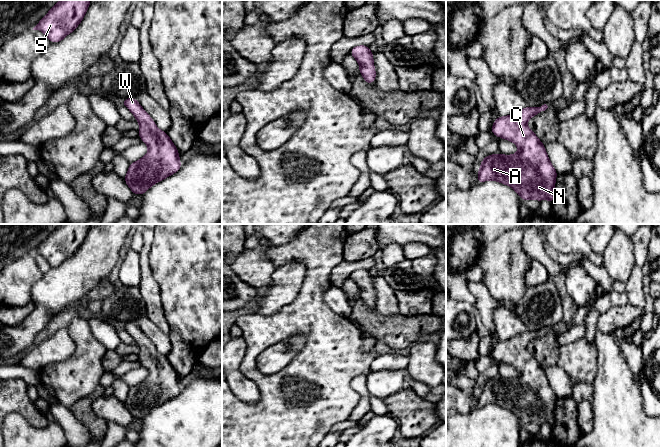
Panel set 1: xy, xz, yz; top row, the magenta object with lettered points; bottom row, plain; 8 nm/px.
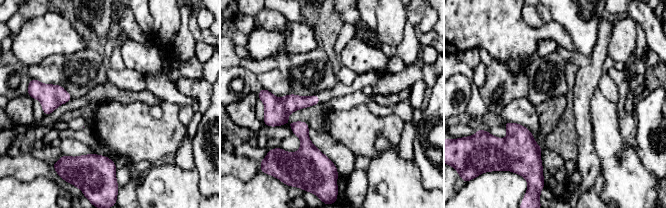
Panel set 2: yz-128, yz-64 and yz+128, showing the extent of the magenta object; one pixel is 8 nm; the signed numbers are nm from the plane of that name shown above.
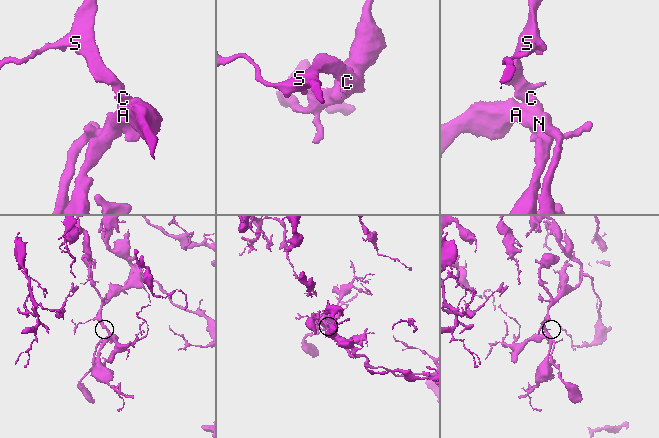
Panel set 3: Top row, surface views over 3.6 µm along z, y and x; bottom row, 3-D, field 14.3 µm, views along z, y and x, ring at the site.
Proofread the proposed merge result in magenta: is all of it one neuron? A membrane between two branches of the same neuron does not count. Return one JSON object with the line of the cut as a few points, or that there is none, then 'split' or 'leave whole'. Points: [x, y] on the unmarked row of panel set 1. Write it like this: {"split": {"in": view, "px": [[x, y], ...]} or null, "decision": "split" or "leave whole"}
{"split": null, "decision": "leave whole"}

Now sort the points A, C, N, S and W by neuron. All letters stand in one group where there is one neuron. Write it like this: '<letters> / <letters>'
A C N S W

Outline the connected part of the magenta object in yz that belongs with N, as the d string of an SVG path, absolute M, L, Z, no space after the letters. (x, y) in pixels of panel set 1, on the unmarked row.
M546 328L534 332L527 330L509 340L498 340L491 351L491 355L494 360L514 366L519 375L516 378L508 380L501 377L487 379L481 385L477 407L483 407L486 404L495 404L512 411L519 418L520 422L525 425L530 423L538 425L548 423L553 428L555 424L555 404L558 398L548 382L543 367L527 351L526 347L531 341L545 335L547 332Z

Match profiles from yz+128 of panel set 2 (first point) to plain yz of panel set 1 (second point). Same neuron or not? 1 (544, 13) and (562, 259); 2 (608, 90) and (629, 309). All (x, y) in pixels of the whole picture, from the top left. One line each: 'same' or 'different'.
1: same
2: same

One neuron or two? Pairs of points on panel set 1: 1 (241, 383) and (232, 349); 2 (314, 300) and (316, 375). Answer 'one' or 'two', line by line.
1: one
2: one

